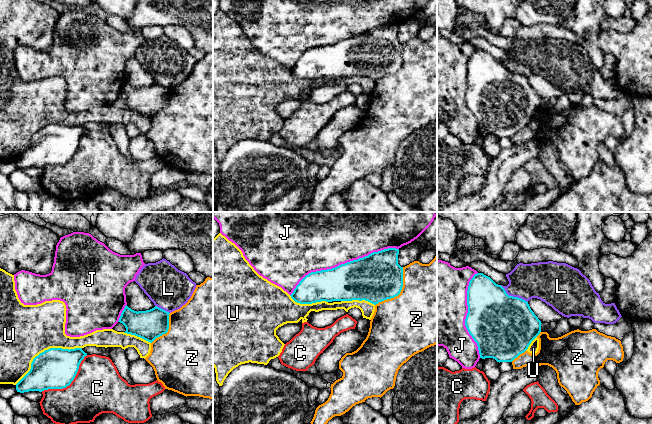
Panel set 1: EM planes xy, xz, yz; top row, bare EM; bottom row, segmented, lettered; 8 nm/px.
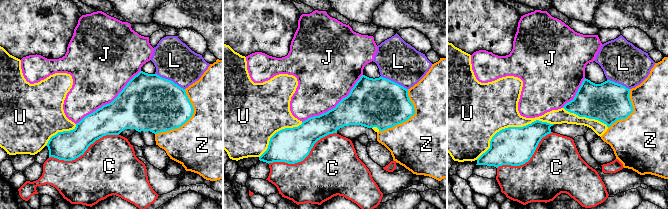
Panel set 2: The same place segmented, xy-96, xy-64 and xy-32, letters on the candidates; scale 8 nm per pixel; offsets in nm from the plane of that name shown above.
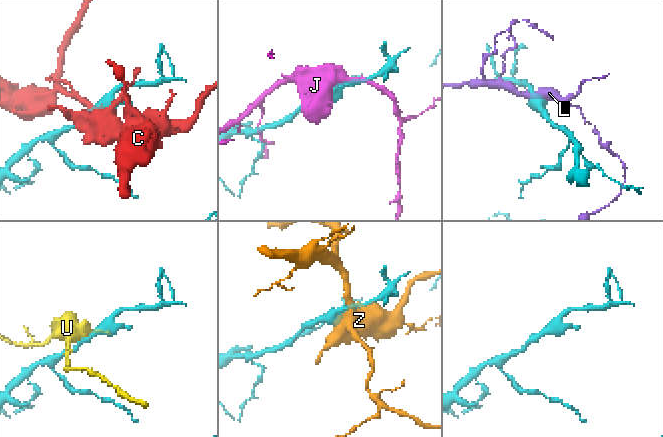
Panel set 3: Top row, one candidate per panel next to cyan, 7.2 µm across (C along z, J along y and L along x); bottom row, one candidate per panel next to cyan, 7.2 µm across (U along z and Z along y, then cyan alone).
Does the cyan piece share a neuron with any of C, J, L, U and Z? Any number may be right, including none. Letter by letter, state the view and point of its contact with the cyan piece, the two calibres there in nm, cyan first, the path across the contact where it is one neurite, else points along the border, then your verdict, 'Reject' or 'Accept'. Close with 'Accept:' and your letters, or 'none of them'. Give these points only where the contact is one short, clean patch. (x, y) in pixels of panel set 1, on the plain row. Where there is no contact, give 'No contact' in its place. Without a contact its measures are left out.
C: Touches cyan at xy (70, 159). Thickness 320 nm (cyan) against 400 nm. Reject
J: Touches cyan at xz (342, 40). Thickness 360 nm (cyan) against 380 nm. Reject
L: Touches cyan at yz (512, 72). Thickness 500 nm (cyan) against 280 nm. Reject
U: Touches cyan at xy (45, 126). Thickness 320 nm (cyan) against 420 nm. Reject
Z: Touches cyan at xz (400, 67). Thickness 380 nm (cyan) against 500 nm. Reject
Accept: none of them

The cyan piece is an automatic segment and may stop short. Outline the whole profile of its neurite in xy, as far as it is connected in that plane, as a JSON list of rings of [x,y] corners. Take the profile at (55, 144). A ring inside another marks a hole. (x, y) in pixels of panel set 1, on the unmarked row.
[[[82,124],[45,126],[33,135],[30,147],[16,160],[17,168],[66,164],[85,132],[87,129]]]

